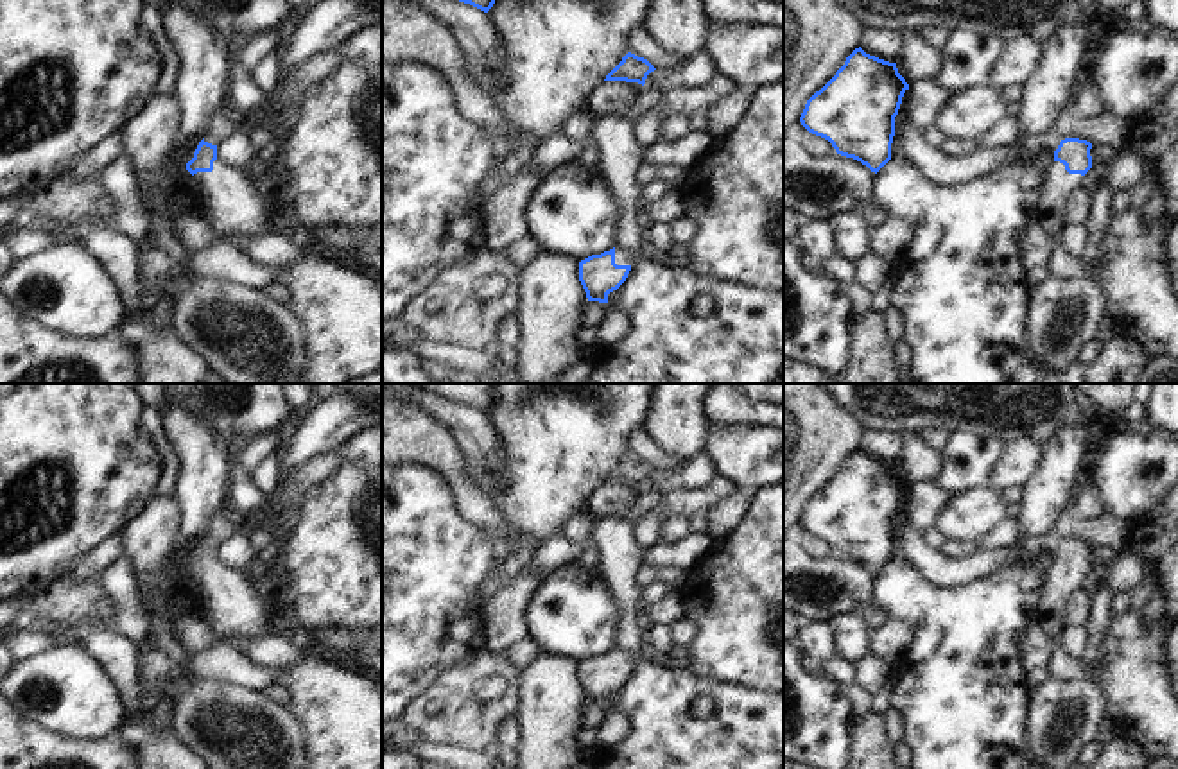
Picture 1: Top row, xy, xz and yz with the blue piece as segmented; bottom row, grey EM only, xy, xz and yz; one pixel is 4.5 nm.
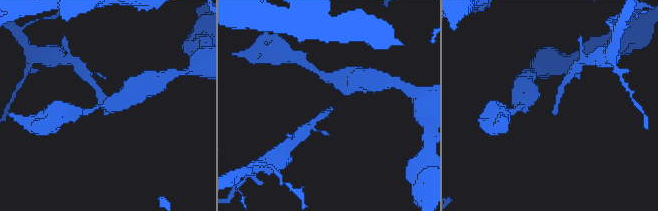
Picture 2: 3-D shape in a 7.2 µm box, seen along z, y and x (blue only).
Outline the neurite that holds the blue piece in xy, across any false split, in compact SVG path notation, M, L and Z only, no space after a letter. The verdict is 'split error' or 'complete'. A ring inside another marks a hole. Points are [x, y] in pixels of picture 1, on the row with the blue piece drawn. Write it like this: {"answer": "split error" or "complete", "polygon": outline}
{"answer": "split error", "polygon": "M203 138L186 163L186 170L195 183L204 220L217 240L244 247L251 240L276 231L278 224L253 190L251 179L221 161L217 145Z"}

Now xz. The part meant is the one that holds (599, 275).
{"answer": "split error", "polygon": "M620 247L592 255L579 262L579 281L588 301L608 303L608 294L628 278L635 256Z"}

